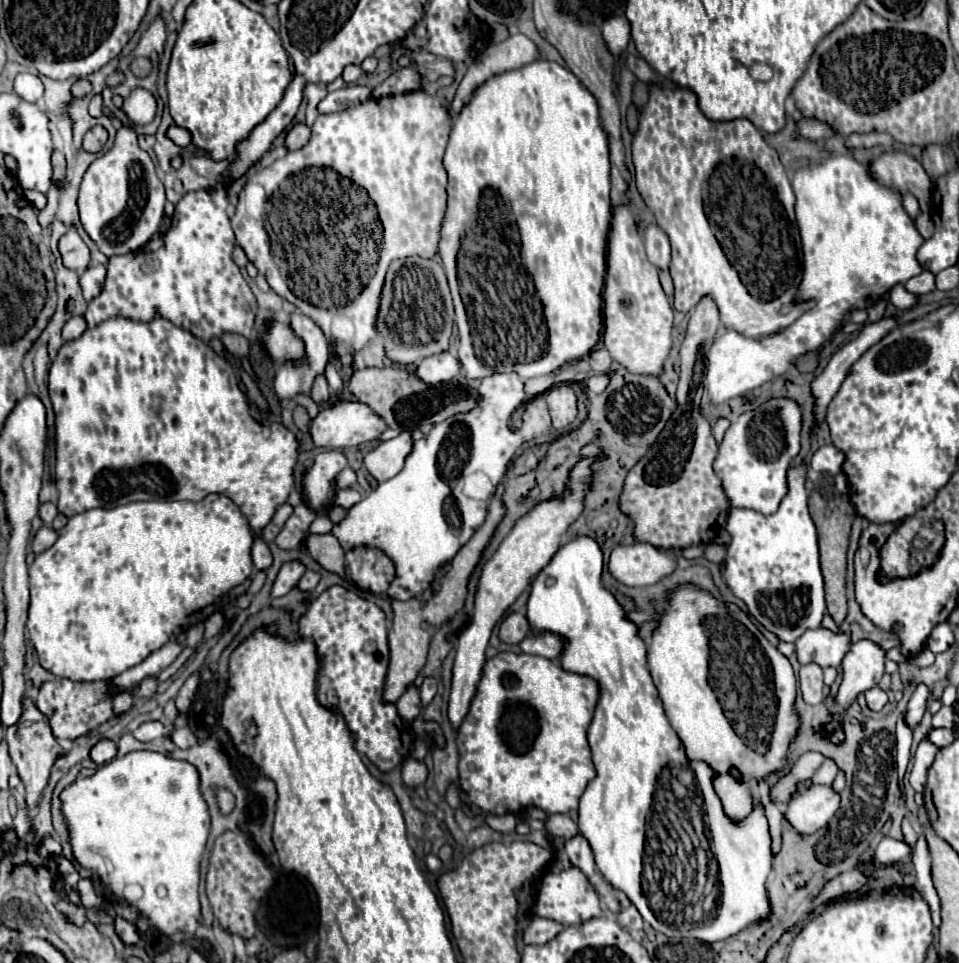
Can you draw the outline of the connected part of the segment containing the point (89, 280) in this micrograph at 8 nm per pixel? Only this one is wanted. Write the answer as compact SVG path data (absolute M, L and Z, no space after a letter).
M95 264L95 266L89 266L83 276L79 278L79 284L81 284L81 294L83 298L89 302L93 300L101 288L103 288L103 280L105 280L105 266L103 264Z

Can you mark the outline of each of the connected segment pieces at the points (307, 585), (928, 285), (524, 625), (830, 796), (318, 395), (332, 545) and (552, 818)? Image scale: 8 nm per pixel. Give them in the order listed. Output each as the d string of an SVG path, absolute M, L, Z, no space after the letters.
M307 570L303 576L301 576L301 580L299 580L299 588L301 590L307 590L307 592L311 592L315 586L317 586L317 582L319 582L319 572L313 572L313 570Z
M921 272L919 276L913 276L911 280L907 280L905 284L907 292L911 294L927 294L931 290L935 290L935 276L931 272Z
M509 614L499 626L499 640L505 644L519 644L529 630L531 624L523 614Z
M809 786L805 792L797 794L785 808L789 822L805 834L827 826L831 816L839 810L839 792L833 786Z
M325 374L315 376L315 384L313 384L313 400L315 400L317 404L321 404L321 402L327 400L327 396L329 396L329 390L327 390L327 388L329 388L329 386L327 386L327 380L325 380Z
M329 532L329 534L307 534L305 538L307 542L307 550L309 554L329 572L339 574L341 578L345 578L345 570L341 568L341 560L343 560L343 548L339 544L339 540Z
M549 814L545 820L545 828L551 836L561 836L561 838L573 838L579 832L577 824L567 814Z

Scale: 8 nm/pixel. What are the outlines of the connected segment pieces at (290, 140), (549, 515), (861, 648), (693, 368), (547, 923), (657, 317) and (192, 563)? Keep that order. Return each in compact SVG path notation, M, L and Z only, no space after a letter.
M295 124L285 136L285 148L299 150L309 142L309 138L311 138L311 130L305 124Z
M597 442L585 444L579 452L579 460L569 472L569 480L565 484L563 494L549 498L549 500L541 500L539 504L535 504L535 508L531 508L531 512L527 512L527 516L521 516L511 528L511 532L507 534L507 538L501 542L493 558L483 566L483 574L479 580L477 596L475 596L475 614L473 614L471 624L459 636L459 646L457 646L455 666L453 666L449 720L455 728L459 728L459 724L463 722L469 710L469 704L475 696L475 688L481 678L481 668L485 664L485 648L489 644L493 626L505 614L505 610L519 598L519 594L531 584L531 580L549 564L555 552L561 548L565 532L581 516L585 508L585 496L591 492L591 484L595 476L591 466L601 460L605 460L603 448Z
M859 640L843 658L843 684L837 694L837 704L833 708L835 720L841 720L845 708L857 698L857 694L873 688L885 674L885 654L877 642Z
M703 296L689 318L687 336L681 344L681 380L677 388L677 410L657 438L657 448L627 474L621 494L621 512L633 518L633 538L659 548L687 548L711 542L725 526L729 500L721 488L721 480L713 472L717 444L709 422L699 412L703 394L697 372L705 372L705 352L713 344L719 326L719 310L711 296Z
M535 916L531 920L531 924L523 930L523 942L539 946L539 944L545 944L545 942L553 940L561 930L563 930L563 926L559 922Z
M625 204L615 208L613 220L611 220L611 232L607 242L607 274L605 274L605 286L603 286L603 324L605 324L603 344L609 350L613 360L617 360L621 366L625 366L629 372L635 372L635 374L663 372L663 362L671 350L673 308L659 284L657 268L645 256L641 228L637 226L633 212Z
M209 494L201 502L129 502L125 506L117 506L111 510L97 508L97 510L75 514L73 518L69 518L67 526L59 532L57 542L43 554L35 556L35 562L29 568L31 598L29 598L27 630L29 630L29 638L39 656L41 666L59 678L85 680L85 682L111 680L119 676L121 672L137 666L151 652L159 650L175 632L189 628L209 618L215 610L223 608L223 604L229 600L227 598L229 590L253 574L253 560L249 558L251 544L253 544L253 532L249 530L245 516L233 504L233 500L223 494Z

